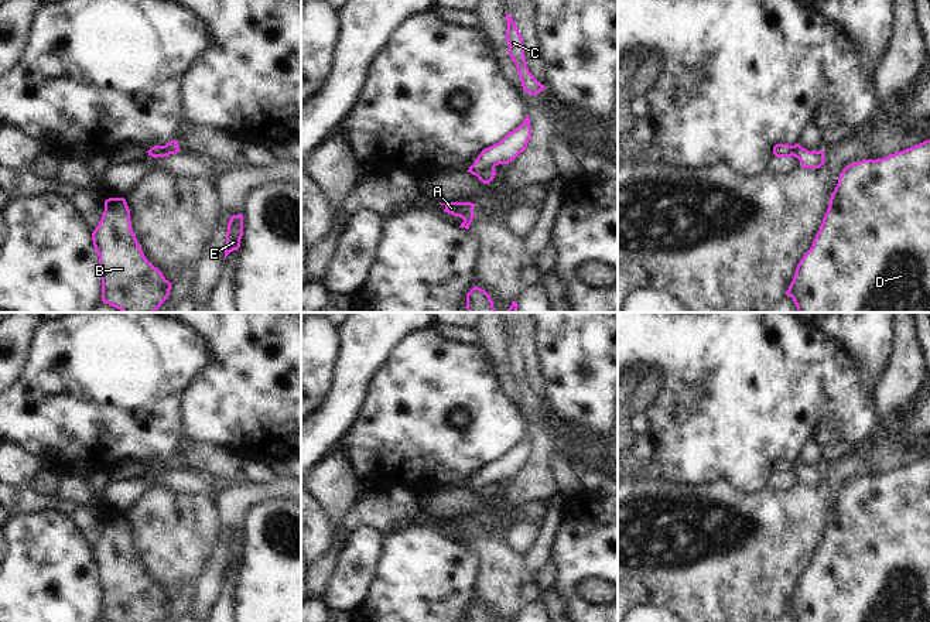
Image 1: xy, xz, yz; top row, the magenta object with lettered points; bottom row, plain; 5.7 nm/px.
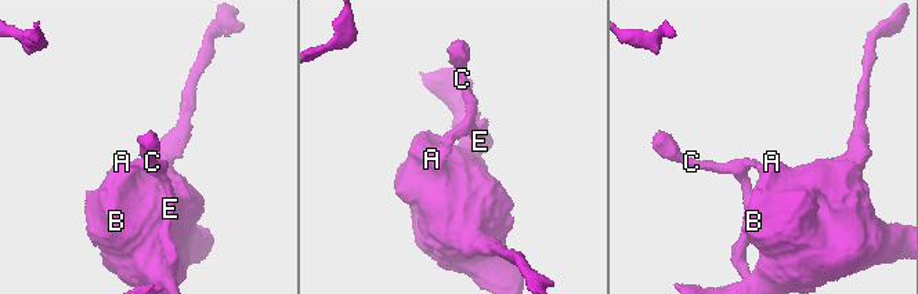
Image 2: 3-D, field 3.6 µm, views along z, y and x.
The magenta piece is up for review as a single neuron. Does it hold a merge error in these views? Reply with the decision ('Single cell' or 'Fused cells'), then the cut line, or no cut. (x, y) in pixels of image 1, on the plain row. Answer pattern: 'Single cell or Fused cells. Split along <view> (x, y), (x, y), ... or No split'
Fused cells. Split along xz (493, 484), (486, 484), (477, 492)

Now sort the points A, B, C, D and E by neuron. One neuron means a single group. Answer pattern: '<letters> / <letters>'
A B D / C E

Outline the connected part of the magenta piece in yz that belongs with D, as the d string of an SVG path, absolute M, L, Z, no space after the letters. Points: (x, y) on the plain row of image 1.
M930 457L885 475L849 481L842 486L820 547L797 581L786 612L791 614L796 622L930 622Z

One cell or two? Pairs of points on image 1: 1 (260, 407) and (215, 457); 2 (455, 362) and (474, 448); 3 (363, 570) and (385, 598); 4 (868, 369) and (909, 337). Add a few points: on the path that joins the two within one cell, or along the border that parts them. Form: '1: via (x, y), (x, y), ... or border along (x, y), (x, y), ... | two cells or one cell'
1: border along (195, 441), (225, 446), (240, 460) | two cells
2: via (468, 383), (478, 393), (478, 427) | one cell
3: border along (380, 549), (371, 588), (354, 607) | two cells
4: border along (893, 327), (892, 354), (879, 382) | two cells

